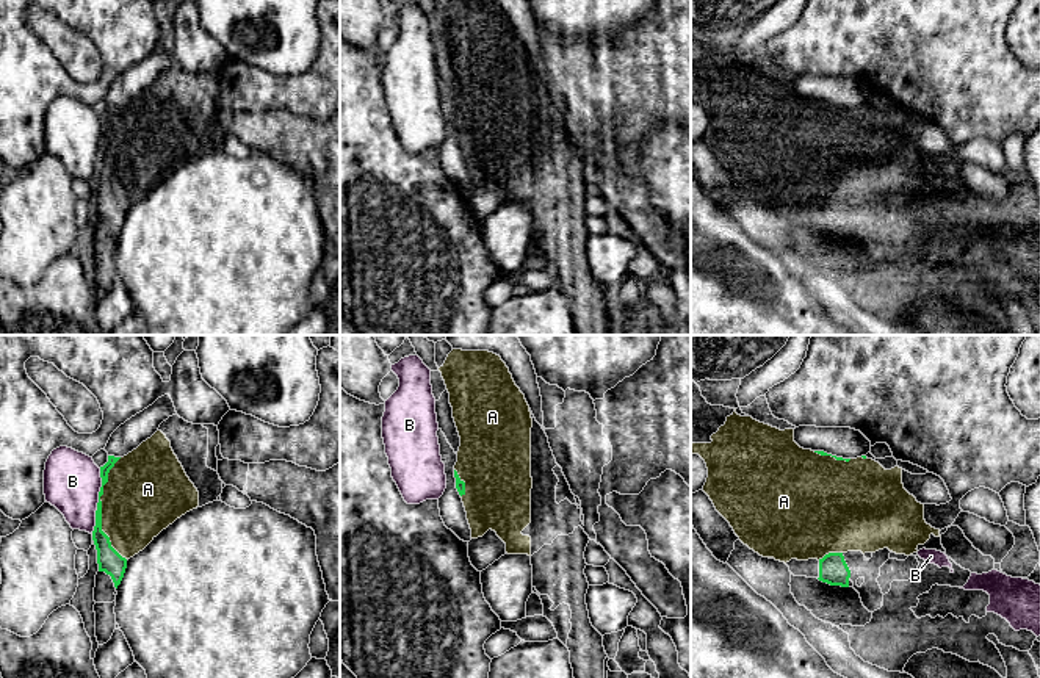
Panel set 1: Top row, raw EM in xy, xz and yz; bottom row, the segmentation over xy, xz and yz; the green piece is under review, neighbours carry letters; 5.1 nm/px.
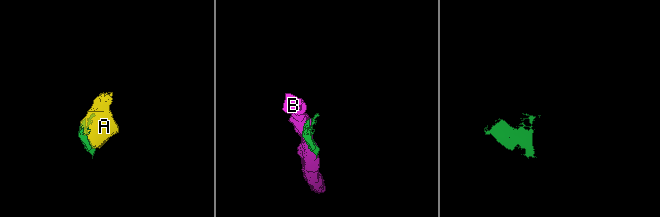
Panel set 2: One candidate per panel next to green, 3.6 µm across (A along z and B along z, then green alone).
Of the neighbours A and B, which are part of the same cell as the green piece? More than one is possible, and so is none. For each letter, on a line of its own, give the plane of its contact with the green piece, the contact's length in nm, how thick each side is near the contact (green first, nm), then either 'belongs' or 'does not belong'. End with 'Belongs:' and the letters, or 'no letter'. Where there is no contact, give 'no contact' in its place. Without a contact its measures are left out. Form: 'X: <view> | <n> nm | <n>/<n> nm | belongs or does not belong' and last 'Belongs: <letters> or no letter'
A: xy | 550 nm | 110/420 nm | belongs
B: xy | 340 nm | 80/300 nm | does not belong
Belongs: A

